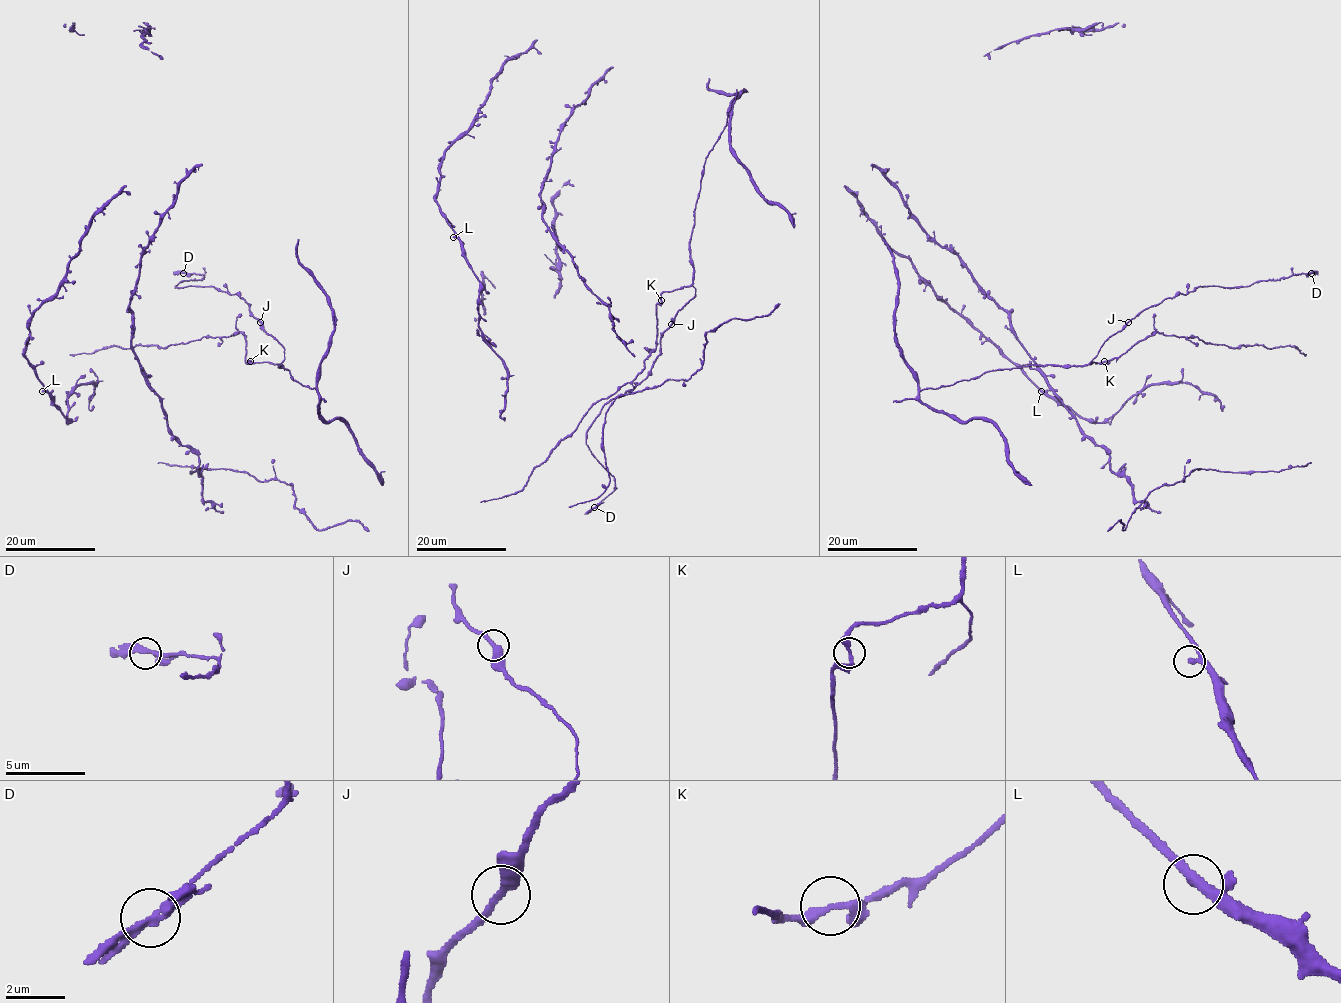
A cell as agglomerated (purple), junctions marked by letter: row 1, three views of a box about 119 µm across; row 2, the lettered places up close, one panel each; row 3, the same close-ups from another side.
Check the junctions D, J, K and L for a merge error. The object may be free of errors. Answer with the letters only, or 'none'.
D

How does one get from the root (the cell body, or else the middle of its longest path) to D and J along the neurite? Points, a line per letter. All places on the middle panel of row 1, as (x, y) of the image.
D: (661, 300), (695, 289), (663, 334), (651, 373), (610, 399), (587, 432), (615, 482), (595, 507)
J: (661, 300), (663, 292), (691, 285), (695, 289), (695, 295), (678, 311), (671, 325)

